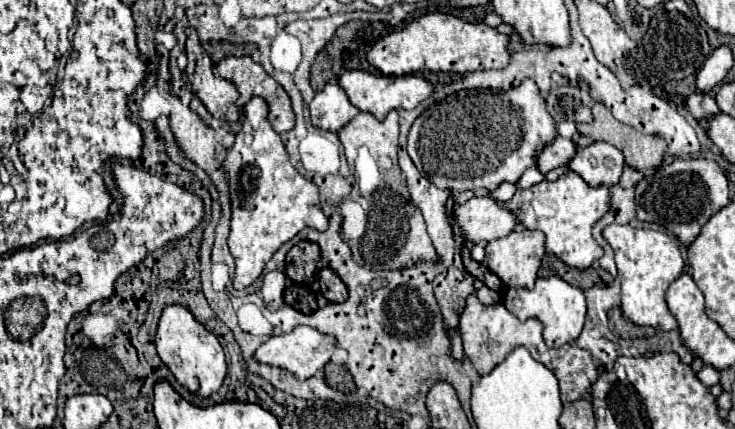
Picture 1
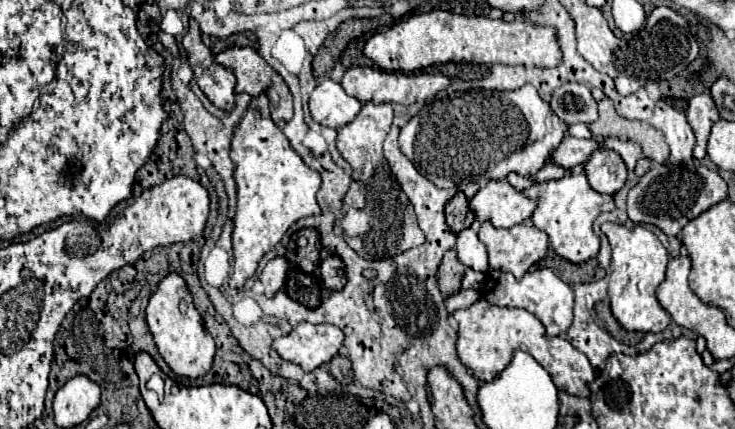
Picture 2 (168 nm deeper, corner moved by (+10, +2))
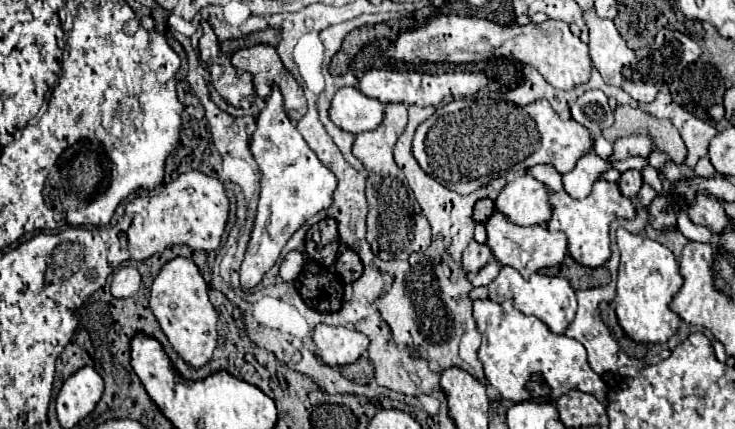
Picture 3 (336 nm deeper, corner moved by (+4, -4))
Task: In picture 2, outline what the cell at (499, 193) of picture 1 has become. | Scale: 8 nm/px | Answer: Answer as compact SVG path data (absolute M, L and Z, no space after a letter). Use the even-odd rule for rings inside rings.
M515 172L509 174L507 180L509 180L509 184L511 184L513 188L517 188L517 190L527 190L527 188L531 188L531 186L535 184L533 178L529 178L529 176L519 176L519 174L515 174Z

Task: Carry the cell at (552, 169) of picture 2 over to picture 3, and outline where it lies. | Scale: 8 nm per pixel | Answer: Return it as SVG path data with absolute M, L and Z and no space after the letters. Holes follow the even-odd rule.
M589 152L583 158L579 158L571 172L563 174L563 188L571 198L585 198L591 192L593 182L599 180L599 174L609 168L611 164L607 164L607 160Z

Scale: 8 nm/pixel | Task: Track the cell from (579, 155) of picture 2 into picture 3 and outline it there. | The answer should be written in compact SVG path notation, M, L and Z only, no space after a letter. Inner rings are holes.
M627 136L627 138L617 138L613 144L613 154L607 158L607 162L617 164L621 160L627 160L629 156L649 156L653 150L653 144L647 136Z

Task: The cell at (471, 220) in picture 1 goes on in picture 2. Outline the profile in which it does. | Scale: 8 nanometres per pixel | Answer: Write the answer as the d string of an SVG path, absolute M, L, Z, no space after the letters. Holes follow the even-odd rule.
M507 180L487 182L469 200L479 222L491 220L495 228L511 228L533 216L537 202L527 198L521 190L513 188Z

